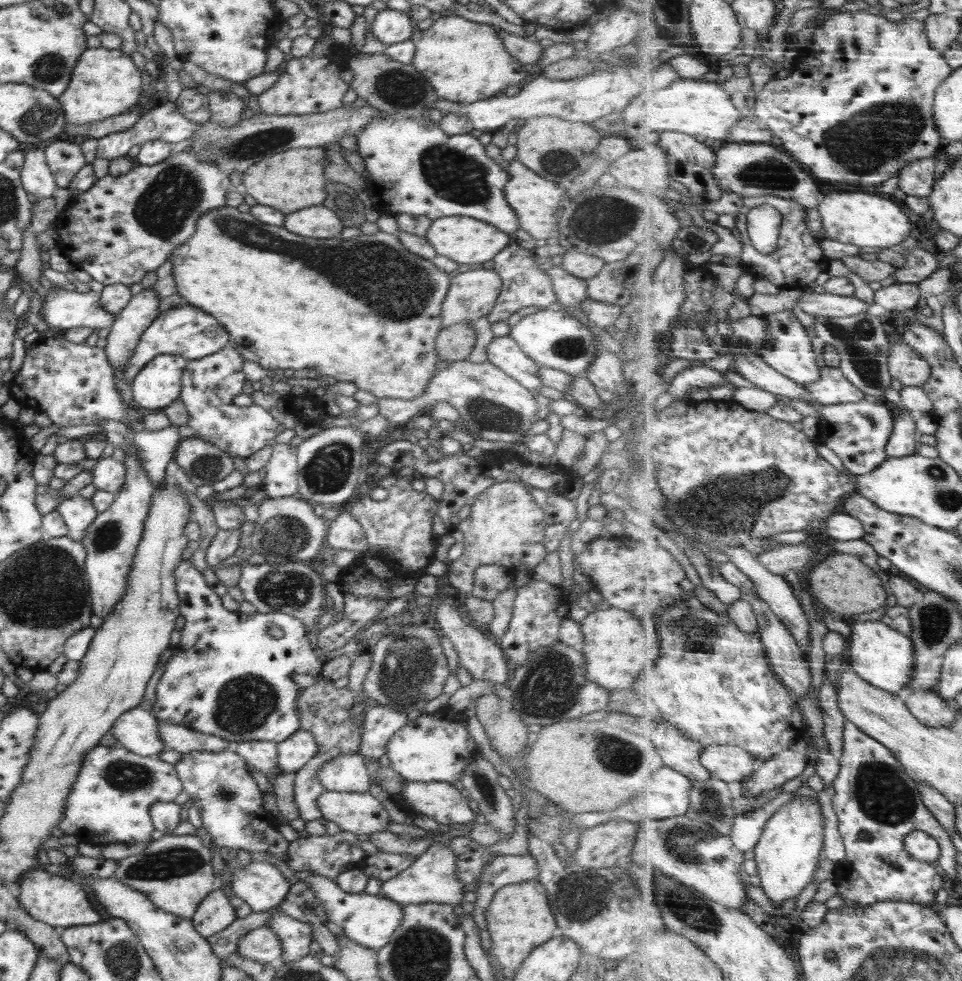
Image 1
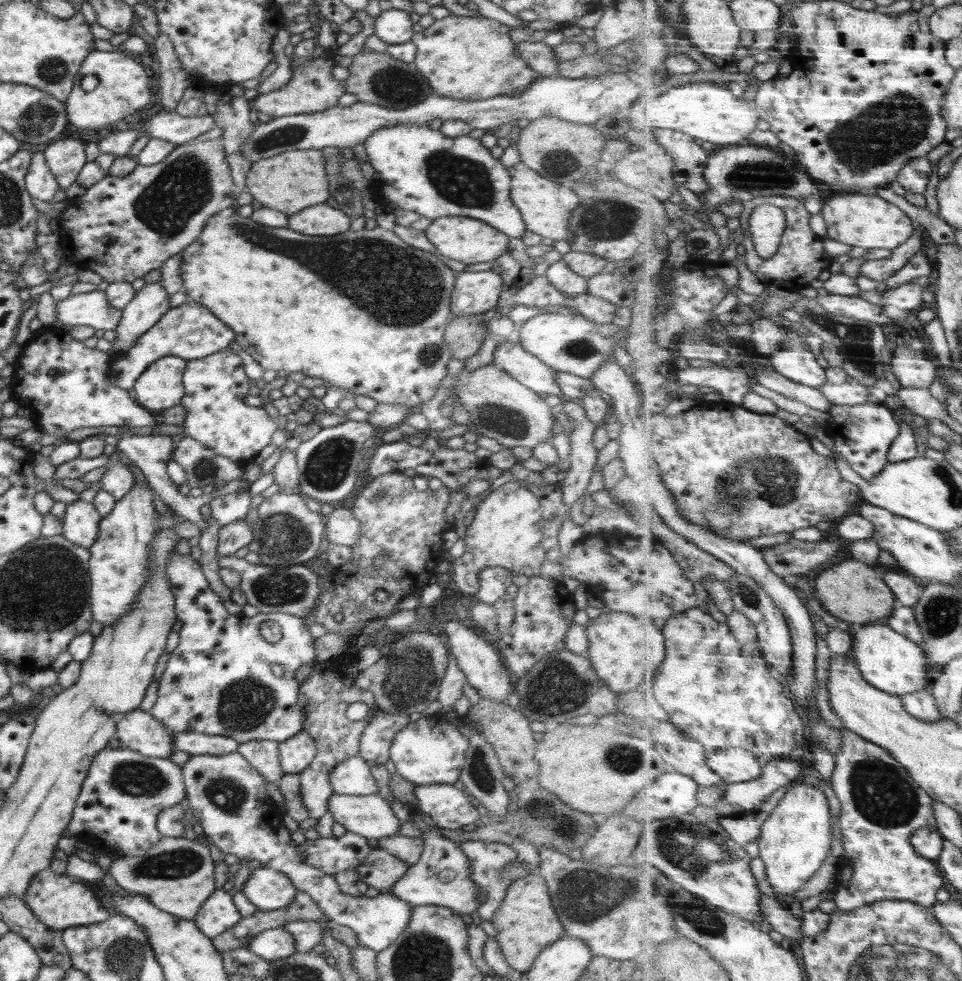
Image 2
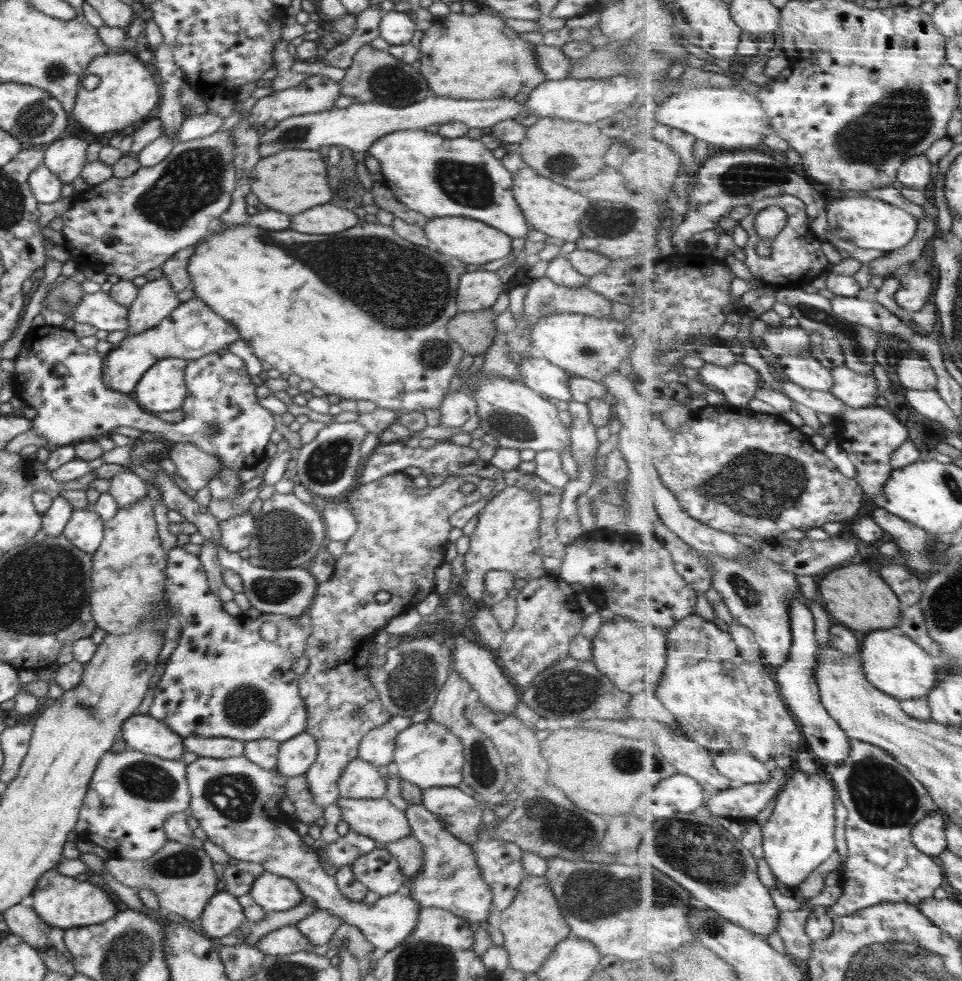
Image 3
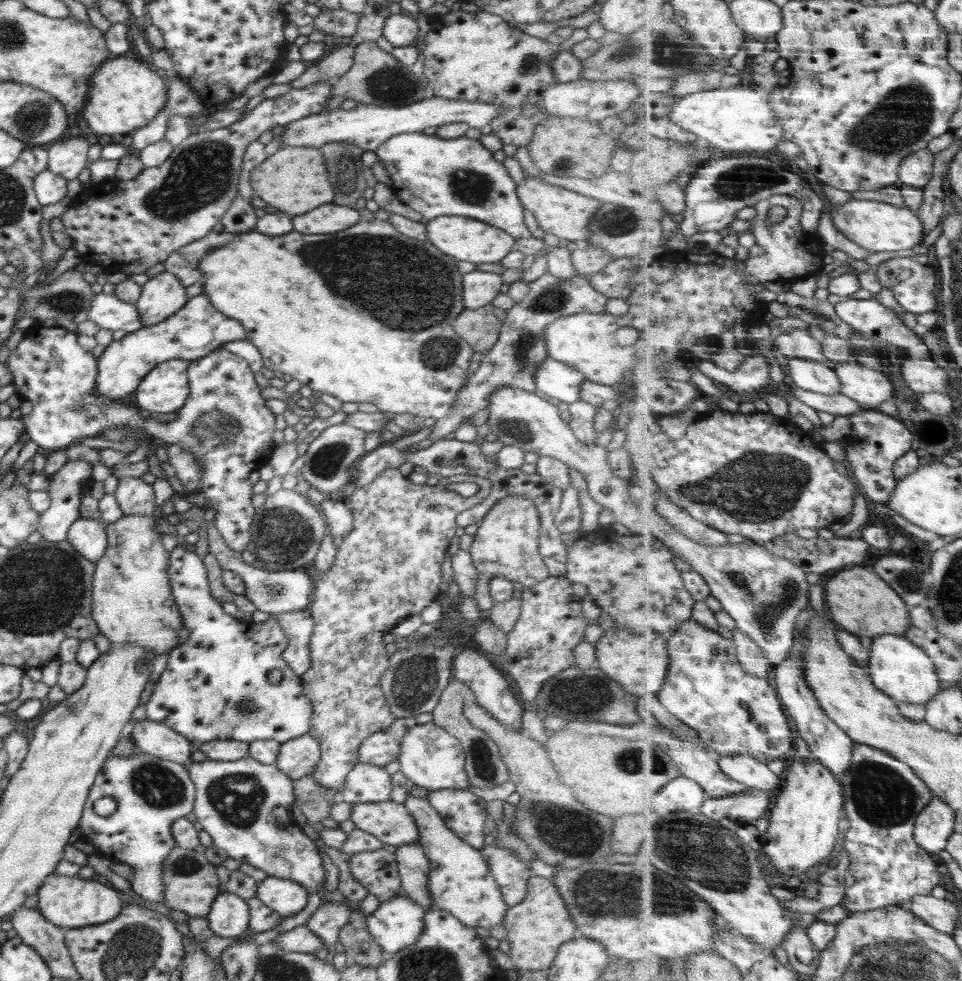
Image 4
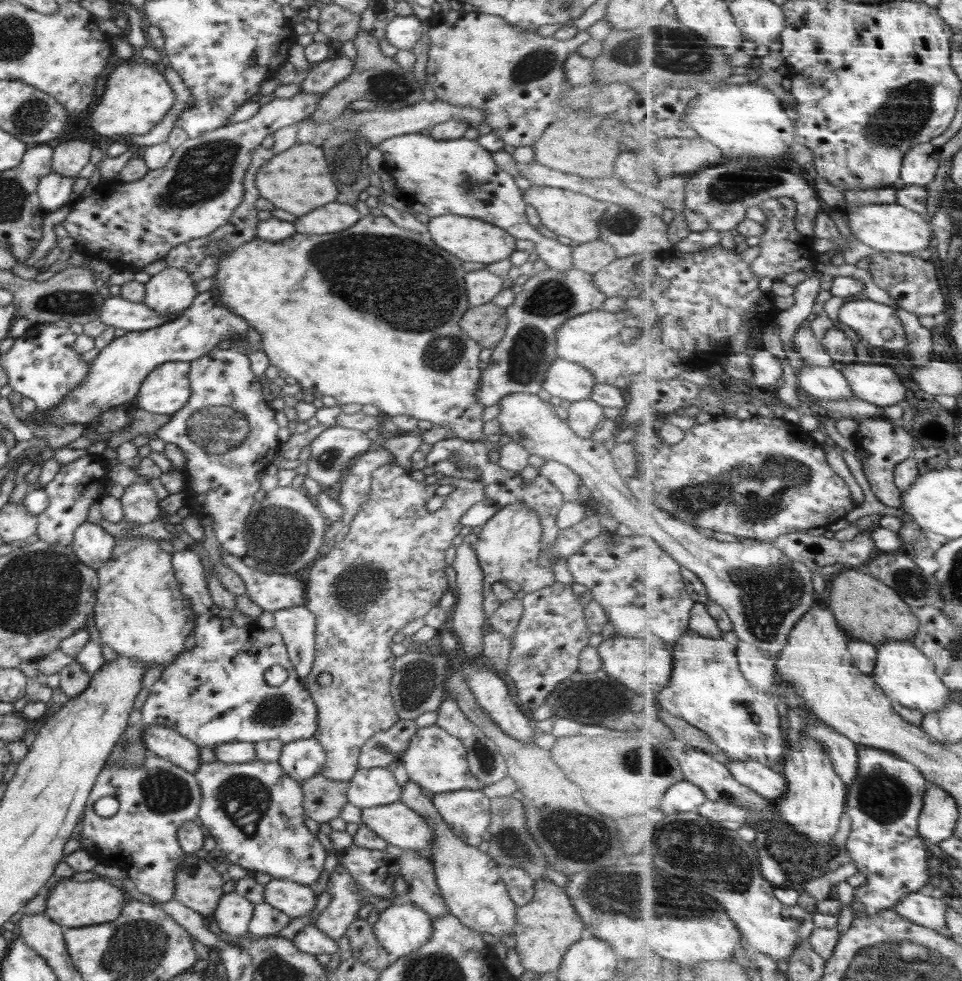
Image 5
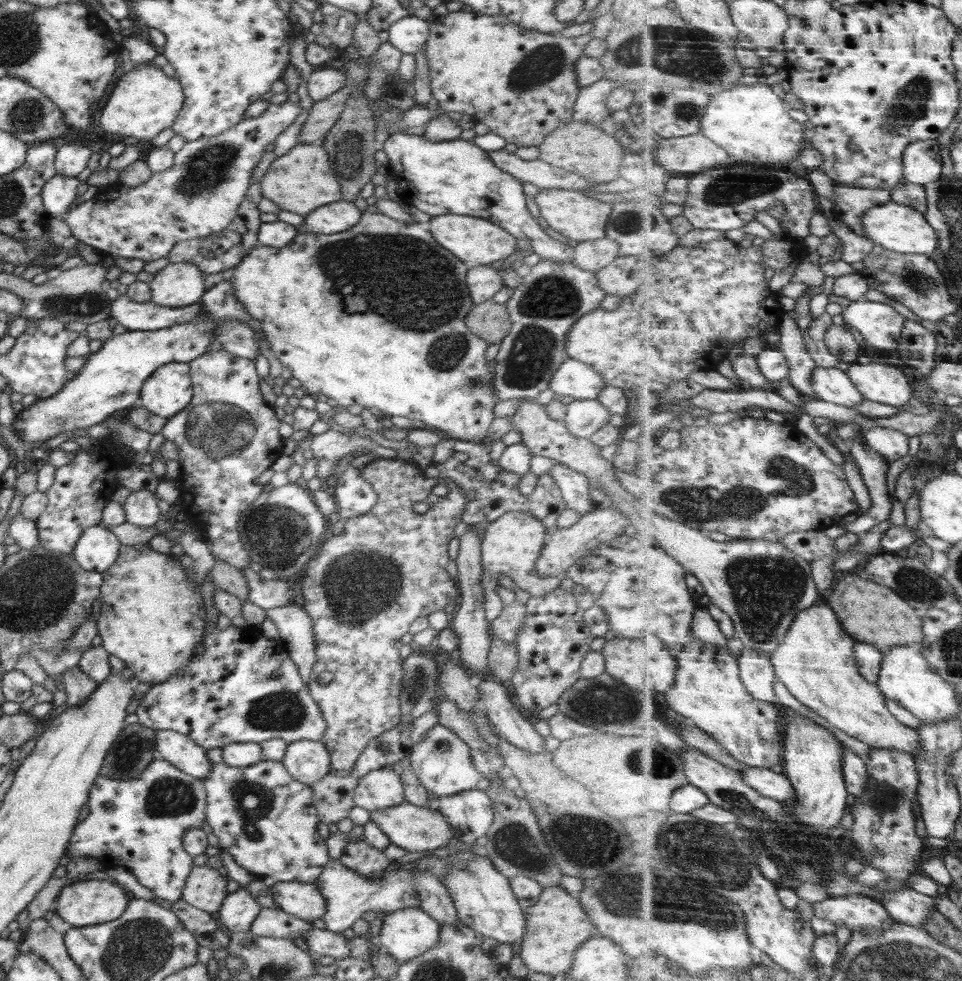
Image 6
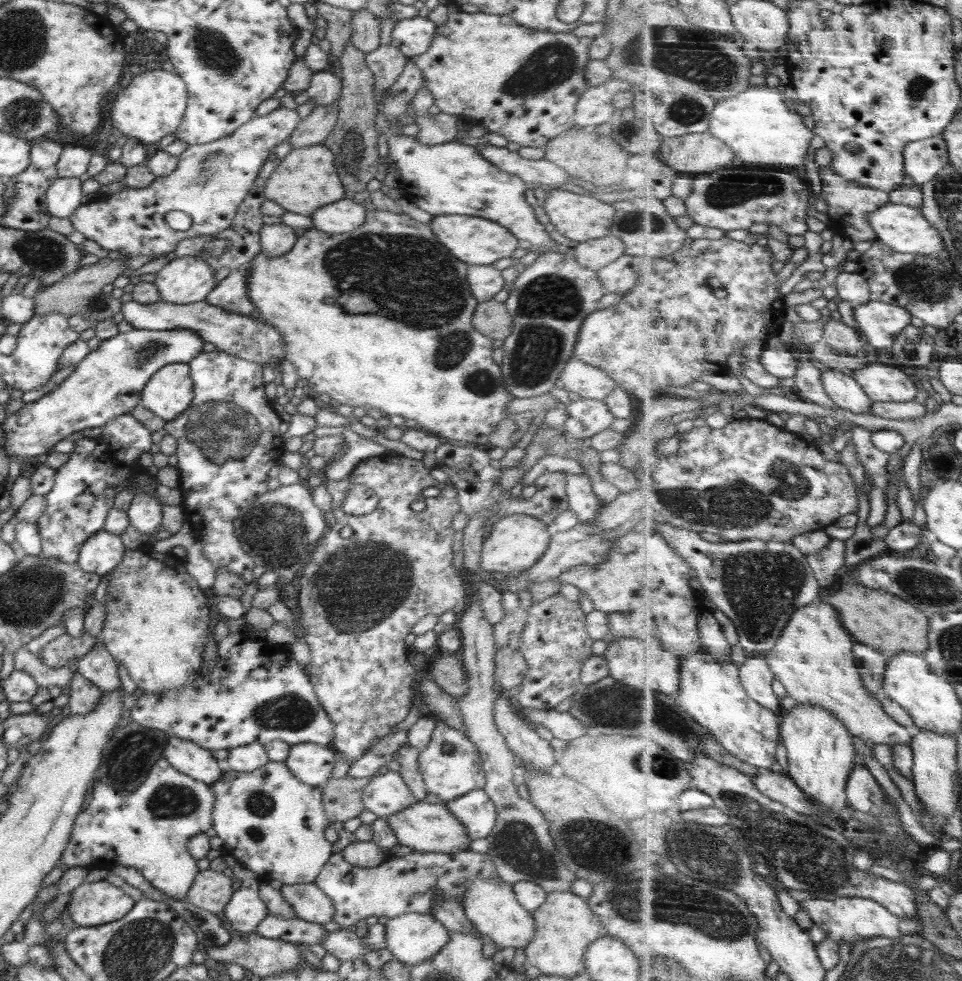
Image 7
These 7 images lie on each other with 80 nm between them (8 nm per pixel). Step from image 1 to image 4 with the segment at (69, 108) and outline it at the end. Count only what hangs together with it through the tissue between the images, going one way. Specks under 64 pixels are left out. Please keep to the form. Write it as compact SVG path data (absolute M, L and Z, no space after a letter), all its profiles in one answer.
M126 55L106 59L90 77L88 102L80 114L96 134L114 134L116 138L132 134L148 125L168 102L165 78L148 63L141 63Z

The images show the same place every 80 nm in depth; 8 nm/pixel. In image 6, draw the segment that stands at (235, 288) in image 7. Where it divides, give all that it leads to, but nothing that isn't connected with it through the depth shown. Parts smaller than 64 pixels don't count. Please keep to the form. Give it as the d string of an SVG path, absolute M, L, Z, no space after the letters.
M229 277L206 290L200 301L205 316L209 316L210 320L173 324L160 330L127 330L106 339L99 352L89 354L84 367L75 373L60 392L48 398L40 398L18 413L12 430L17 430L16 434L20 434L24 442L30 442L31 452L38 446L47 446L46 439L60 432L88 429L94 424L105 422L114 412L128 411L138 404L144 381L157 368L170 363L190 363L209 351L210 344L215 340L212 325L216 321L240 320L248 323L251 319L247 308L233 294Z

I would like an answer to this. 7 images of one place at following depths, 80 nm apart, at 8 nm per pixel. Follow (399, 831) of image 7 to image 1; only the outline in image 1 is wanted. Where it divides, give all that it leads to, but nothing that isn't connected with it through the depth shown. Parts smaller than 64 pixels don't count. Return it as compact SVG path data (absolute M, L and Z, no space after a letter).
M326 791L317 800L321 816L354 835L386 832L390 817L381 800L366 792Z

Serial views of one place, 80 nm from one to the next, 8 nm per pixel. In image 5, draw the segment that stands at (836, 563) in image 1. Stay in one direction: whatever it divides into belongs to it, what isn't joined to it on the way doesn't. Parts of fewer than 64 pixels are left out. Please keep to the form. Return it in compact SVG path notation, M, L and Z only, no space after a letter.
M853 569L842 573L833 582L829 599L839 624L852 638L881 646L890 640L906 642L920 636L922 624L912 606L894 588L870 574Z

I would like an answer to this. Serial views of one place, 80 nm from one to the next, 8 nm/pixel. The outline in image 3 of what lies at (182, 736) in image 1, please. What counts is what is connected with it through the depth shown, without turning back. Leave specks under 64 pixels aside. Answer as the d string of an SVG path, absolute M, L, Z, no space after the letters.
M196 735L183 737L186 751L194 752L199 757L225 759L233 756L242 756L245 741L226 737L204 738Z

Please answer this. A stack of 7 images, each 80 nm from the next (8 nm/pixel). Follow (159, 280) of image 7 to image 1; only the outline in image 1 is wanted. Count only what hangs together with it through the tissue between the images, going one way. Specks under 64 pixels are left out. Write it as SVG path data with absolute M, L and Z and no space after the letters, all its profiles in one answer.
M144 288L127 302L127 305L115 316L112 323L110 333L106 337L107 344L103 348L108 357L108 363L113 368L113 377L116 390L121 394L123 402L132 403L133 394L131 391L131 383L125 379L126 367L128 360L134 353L135 346L138 344L142 333L152 324L152 321L160 314L158 306L160 306L160 299L162 296L152 288Z

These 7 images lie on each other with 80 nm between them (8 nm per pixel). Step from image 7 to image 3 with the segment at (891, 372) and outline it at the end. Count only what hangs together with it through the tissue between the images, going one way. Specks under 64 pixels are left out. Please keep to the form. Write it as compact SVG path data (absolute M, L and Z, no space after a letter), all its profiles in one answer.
M847 365L834 367L832 370L836 379L835 386L831 388L832 394L850 407L876 405L880 392L878 392L878 380L874 376L858 373Z

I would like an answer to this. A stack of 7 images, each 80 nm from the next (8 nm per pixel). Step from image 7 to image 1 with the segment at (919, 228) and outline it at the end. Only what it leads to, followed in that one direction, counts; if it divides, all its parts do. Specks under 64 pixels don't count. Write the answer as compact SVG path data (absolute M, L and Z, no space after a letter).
M827 192L818 210L823 220L823 230L829 238L861 247L878 246L883 249L896 247L900 242L904 242L914 230L912 218L900 208L898 203L884 198L884 195L879 196L878 193Z

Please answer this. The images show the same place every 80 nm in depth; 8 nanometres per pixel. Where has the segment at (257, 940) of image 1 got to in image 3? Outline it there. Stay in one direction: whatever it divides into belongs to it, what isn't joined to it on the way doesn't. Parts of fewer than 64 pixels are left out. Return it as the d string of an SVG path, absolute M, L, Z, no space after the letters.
M283 926L269 932L255 944L263 954L284 956L308 950L309 940L295 927Z

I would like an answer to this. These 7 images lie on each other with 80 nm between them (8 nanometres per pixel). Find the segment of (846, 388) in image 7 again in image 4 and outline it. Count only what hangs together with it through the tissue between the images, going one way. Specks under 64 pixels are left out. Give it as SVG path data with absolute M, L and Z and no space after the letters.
M787 357L787 361L790 367L790 384L825 395L842 392L843 381L836 369L825 366L822 362L800 357Z

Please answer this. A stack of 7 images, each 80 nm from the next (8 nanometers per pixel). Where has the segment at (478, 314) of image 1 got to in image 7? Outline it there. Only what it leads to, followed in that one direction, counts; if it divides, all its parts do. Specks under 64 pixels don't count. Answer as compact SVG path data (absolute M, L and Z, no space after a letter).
M467 265L467 283L478 303L493 299L508 287L508 282L502 271L492 265Z

